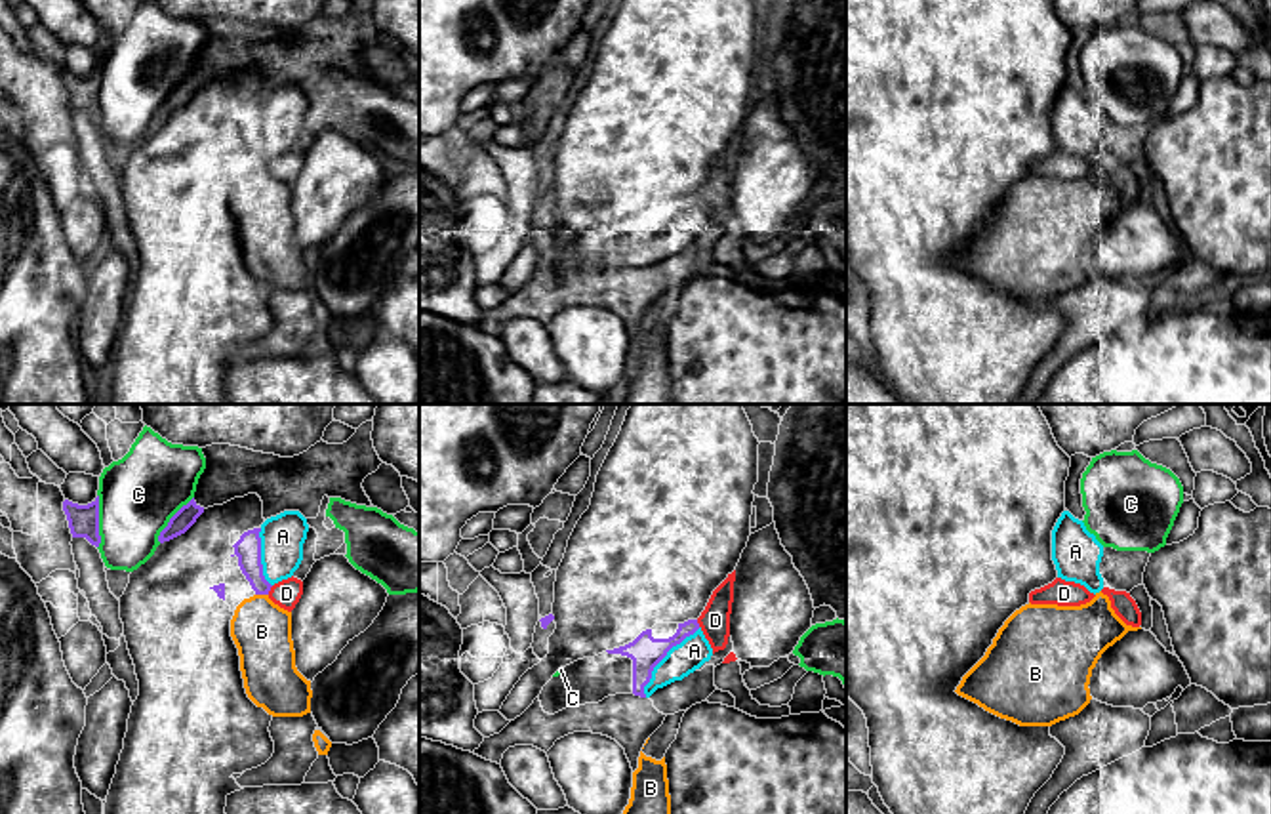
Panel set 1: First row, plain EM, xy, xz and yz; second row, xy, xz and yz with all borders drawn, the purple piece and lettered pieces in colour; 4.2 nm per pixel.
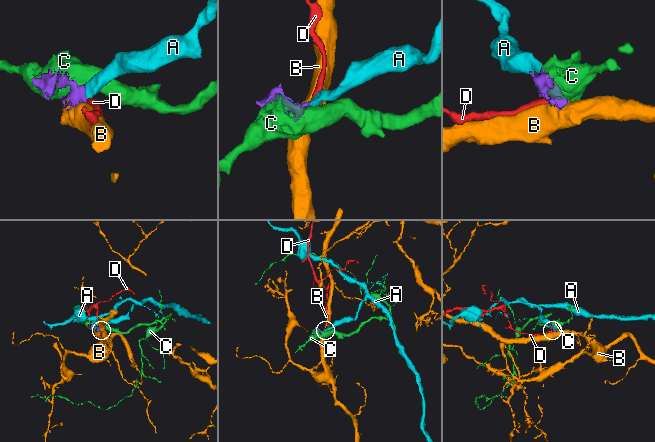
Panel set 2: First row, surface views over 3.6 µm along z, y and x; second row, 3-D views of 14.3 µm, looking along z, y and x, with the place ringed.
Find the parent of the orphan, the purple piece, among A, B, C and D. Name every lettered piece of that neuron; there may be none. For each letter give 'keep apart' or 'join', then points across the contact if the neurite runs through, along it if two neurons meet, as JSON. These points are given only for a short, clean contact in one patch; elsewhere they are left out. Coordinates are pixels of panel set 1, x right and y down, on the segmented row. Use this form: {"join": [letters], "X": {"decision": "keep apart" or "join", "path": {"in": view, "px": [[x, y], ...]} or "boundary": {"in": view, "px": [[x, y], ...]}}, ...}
{"join": ["A"], "A": {"decision": "join"}, "B": {"decision": "keep apart"}, "C": {"decision": "keep apart"}, "D": {"decision": "keep apart"}}

